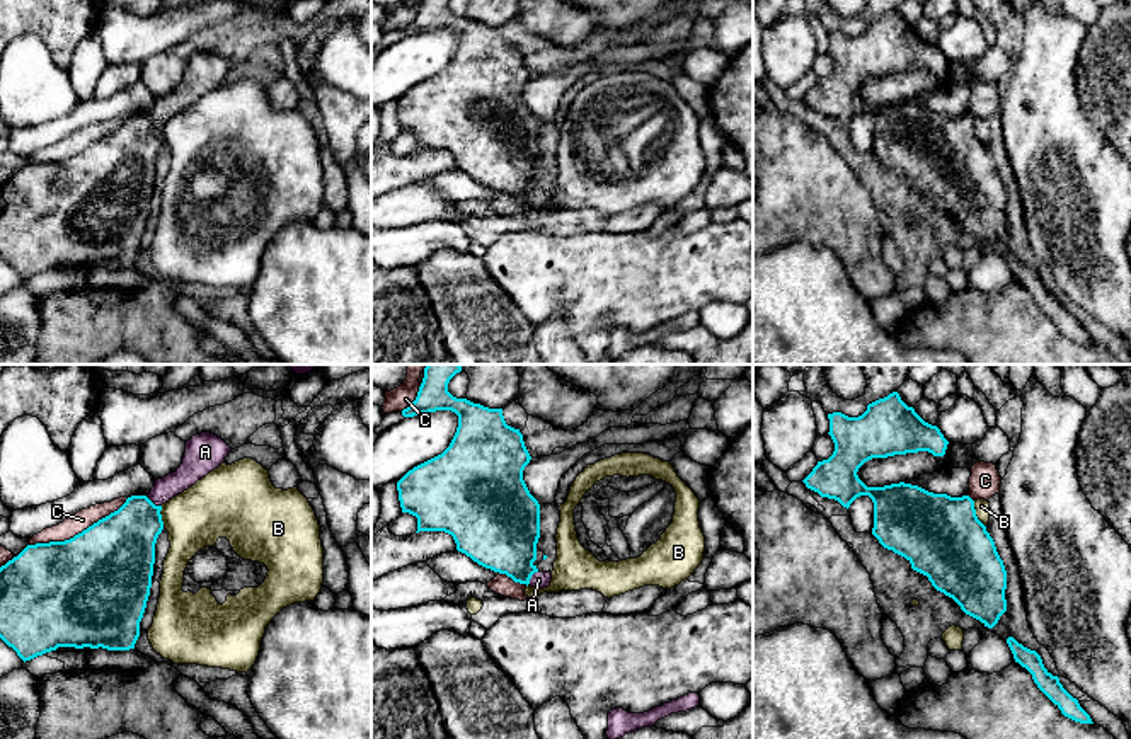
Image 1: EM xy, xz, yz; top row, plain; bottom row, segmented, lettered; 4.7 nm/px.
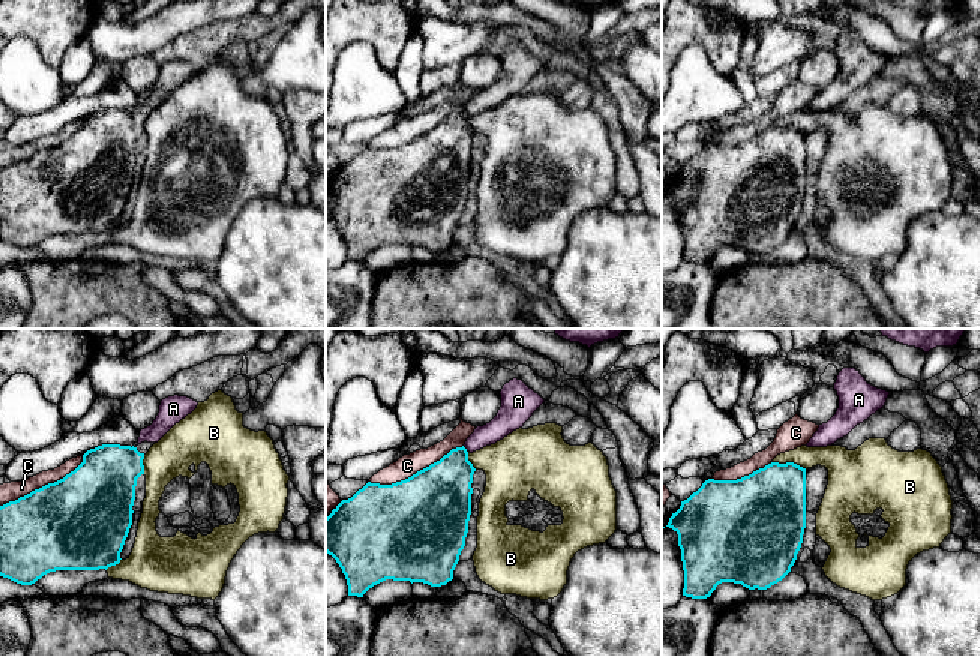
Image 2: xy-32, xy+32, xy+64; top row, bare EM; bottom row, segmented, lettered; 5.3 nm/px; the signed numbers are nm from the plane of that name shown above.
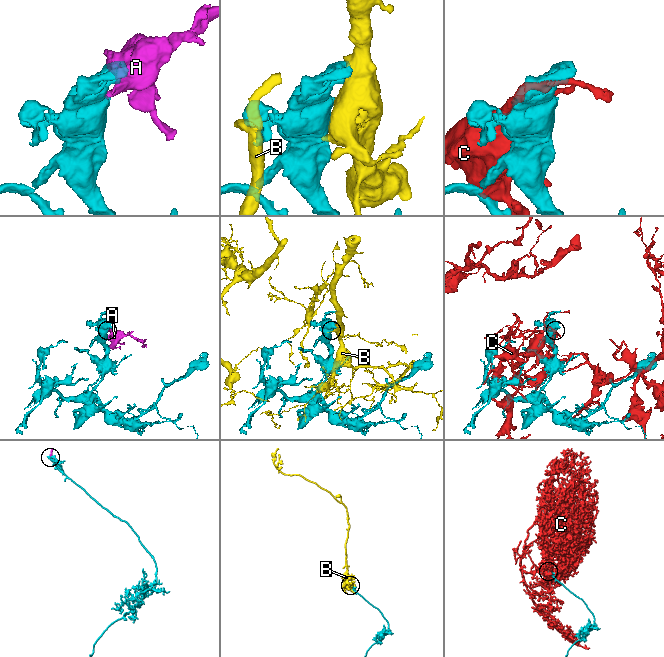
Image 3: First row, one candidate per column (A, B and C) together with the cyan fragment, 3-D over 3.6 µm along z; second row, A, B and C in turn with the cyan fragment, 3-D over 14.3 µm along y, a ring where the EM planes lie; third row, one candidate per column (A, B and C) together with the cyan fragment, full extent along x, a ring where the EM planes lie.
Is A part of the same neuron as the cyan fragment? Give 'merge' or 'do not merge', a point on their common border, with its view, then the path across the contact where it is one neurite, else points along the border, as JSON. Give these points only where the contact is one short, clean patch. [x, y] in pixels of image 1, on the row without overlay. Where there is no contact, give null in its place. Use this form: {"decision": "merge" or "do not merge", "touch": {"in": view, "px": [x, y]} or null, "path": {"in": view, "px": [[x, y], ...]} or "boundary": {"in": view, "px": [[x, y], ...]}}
{"decision": "merge", "touch": {"in": "xz", "px": [530, 196]}, "path": {"in": "xz", "px": [[501, 152], [518, 184], [530, 196], [539, 198]]}}

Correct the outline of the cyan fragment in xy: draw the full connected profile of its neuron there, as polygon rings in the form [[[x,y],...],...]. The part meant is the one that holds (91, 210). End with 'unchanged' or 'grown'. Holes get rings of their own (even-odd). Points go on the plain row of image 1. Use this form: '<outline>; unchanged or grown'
[[[211,51],[192,54],[179,87],[148,114],[131,114],[109,135],[65,160],[27,163],[0,186],[0,257],[26,281],[58,266],[129,269],[140,255],[152,206],[162,124],[225,82],[232,66]]]; grown

